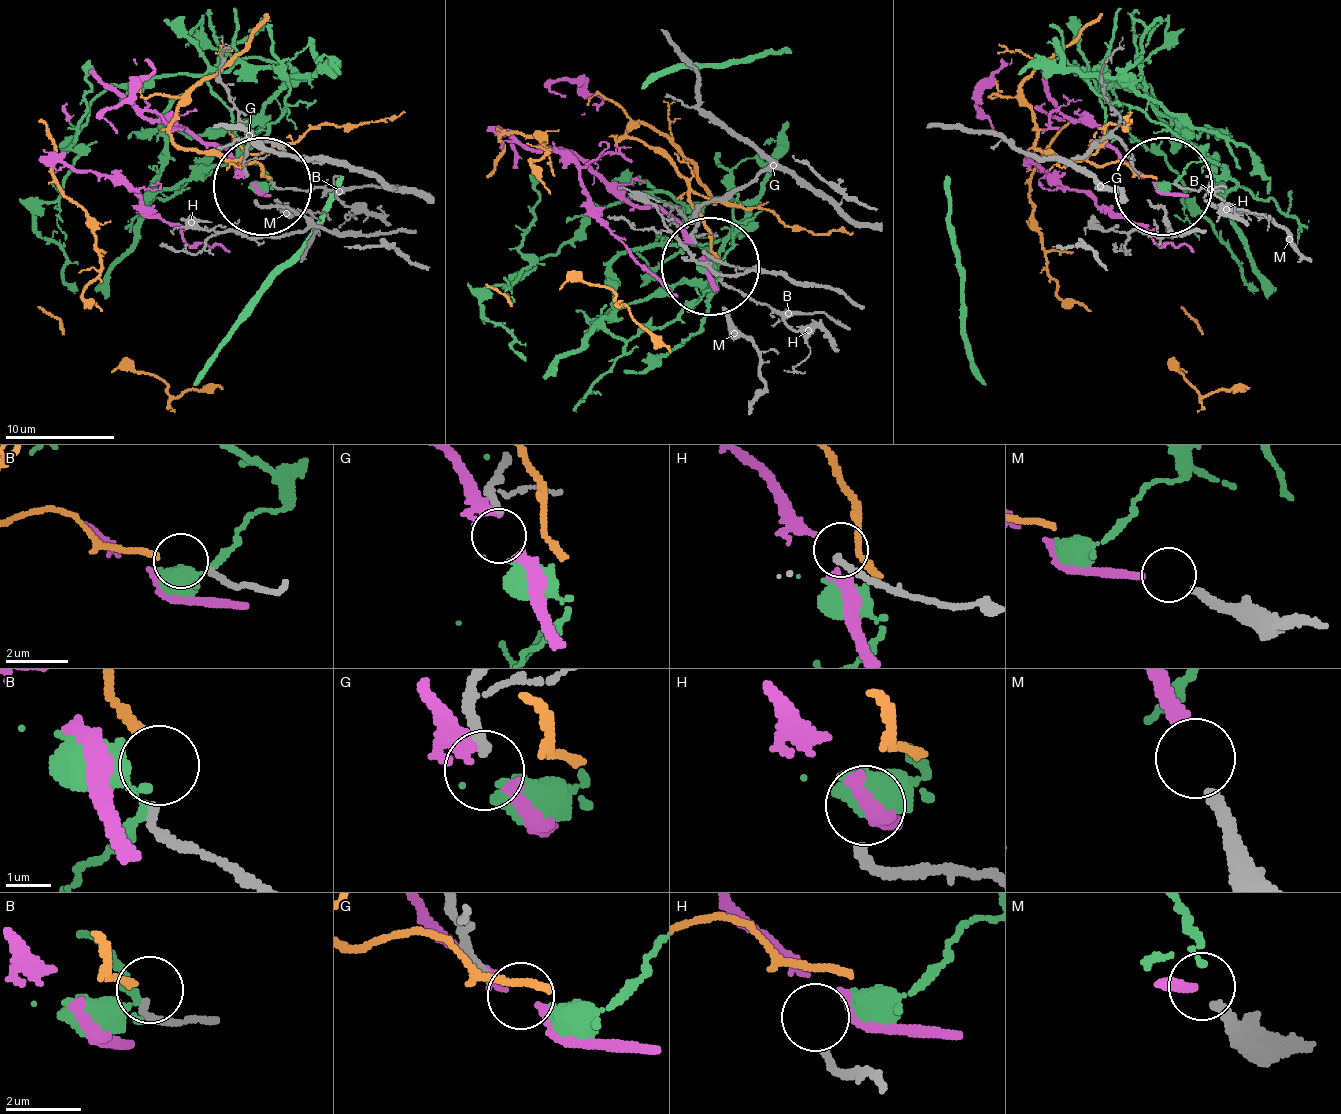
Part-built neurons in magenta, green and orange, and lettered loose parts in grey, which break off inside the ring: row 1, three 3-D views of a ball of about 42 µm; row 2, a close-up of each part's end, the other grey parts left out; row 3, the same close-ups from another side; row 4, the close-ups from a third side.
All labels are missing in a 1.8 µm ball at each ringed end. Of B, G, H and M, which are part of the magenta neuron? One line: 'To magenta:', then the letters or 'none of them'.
To magenta: M

